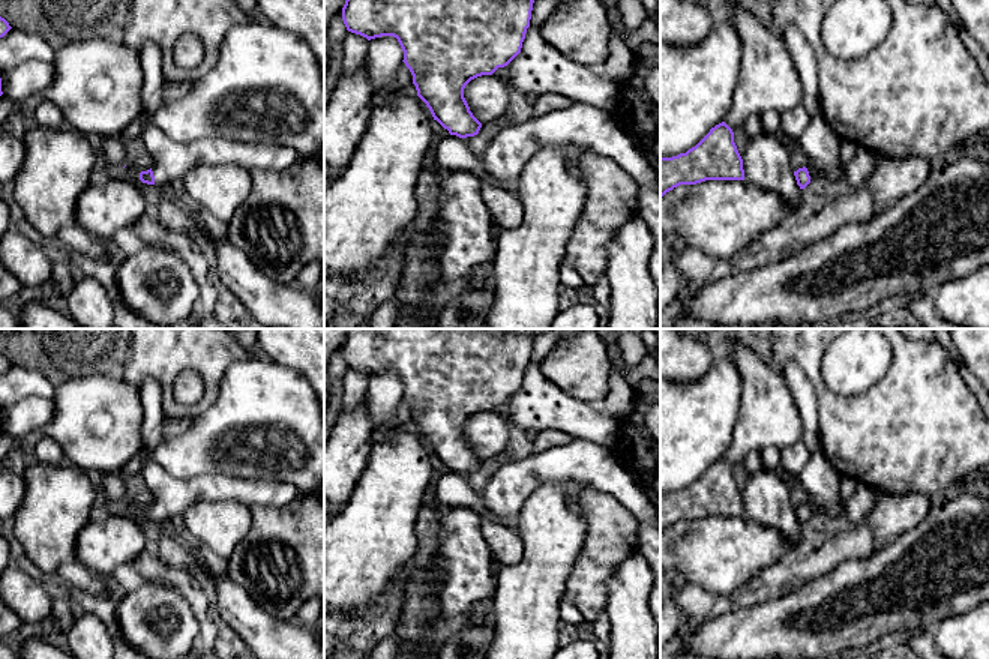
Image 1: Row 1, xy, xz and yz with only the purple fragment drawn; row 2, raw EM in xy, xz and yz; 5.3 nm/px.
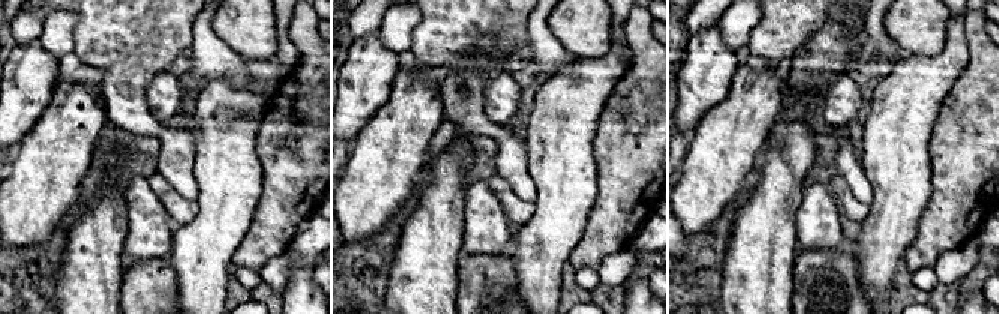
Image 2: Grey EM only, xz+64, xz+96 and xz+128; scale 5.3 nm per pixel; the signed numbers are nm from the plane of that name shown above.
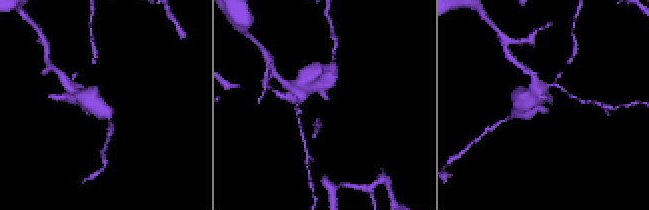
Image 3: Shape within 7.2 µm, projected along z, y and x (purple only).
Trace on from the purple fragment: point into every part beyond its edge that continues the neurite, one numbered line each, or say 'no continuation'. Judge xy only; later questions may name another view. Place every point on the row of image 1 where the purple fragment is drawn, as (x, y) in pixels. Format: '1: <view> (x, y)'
1: xy (171, 161)

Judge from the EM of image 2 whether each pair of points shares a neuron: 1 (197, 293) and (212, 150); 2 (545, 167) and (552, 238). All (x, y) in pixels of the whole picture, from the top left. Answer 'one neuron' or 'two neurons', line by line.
1: one neuron
2: one neuron

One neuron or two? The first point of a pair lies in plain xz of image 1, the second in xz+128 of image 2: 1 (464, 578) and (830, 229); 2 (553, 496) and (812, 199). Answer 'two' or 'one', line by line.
1: one
2: two

